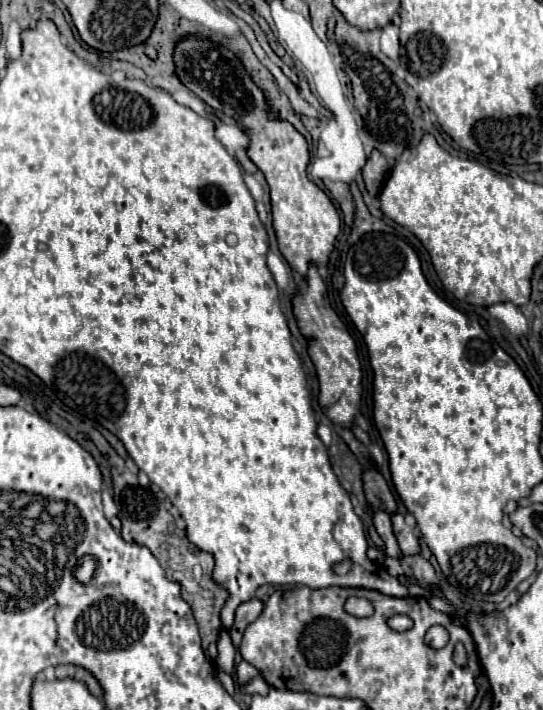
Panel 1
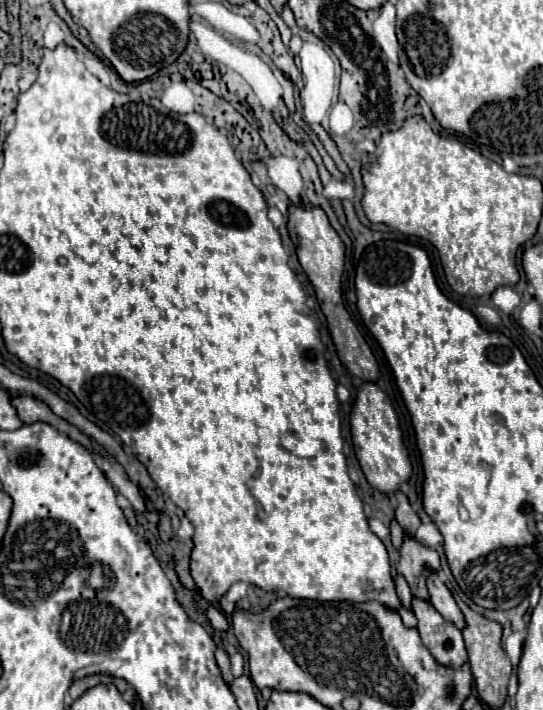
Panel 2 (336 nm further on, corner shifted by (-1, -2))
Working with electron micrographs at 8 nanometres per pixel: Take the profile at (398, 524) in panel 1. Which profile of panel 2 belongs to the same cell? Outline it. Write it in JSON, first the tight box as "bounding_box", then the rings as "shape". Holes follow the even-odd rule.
{"bounding_box":[427,574,465,630],"shape":[[[431,574],[429,576],[429,582],[427,582],[427,588],[429,588],[429,596],[431,596],[431,602],[435,606],[435,610],[451,624],[455,624],[459,630],[465,628],[465,618],[463,618],[463,612],[459,610],[457,602],[453,600],[449,588],[439,580],[439,574]]]}

